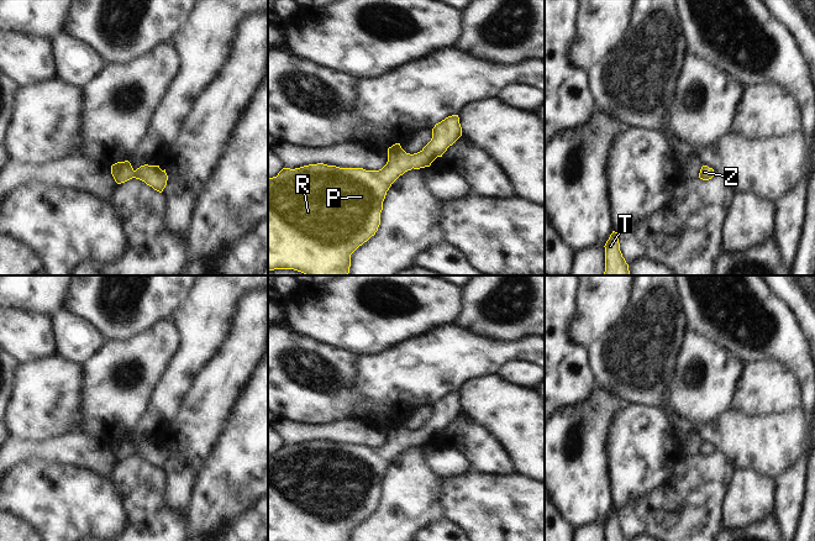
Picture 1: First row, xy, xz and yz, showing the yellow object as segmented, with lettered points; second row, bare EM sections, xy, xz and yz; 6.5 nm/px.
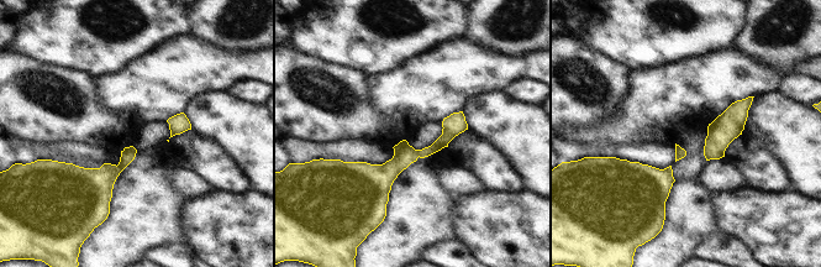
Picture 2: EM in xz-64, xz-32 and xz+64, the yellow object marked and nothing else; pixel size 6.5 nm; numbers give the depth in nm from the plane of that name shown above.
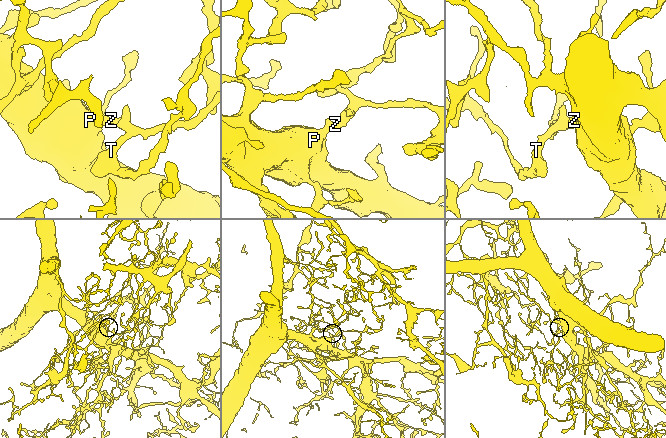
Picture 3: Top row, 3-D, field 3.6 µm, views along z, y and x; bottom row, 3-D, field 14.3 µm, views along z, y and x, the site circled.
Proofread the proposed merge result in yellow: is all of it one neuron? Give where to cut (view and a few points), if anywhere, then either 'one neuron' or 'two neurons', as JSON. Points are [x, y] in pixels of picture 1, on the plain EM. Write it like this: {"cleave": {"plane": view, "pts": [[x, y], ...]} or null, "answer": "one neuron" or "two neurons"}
{"cleave": null, "answer": "one neuron"}

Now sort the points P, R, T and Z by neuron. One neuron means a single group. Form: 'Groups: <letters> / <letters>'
Groups: P R T Z

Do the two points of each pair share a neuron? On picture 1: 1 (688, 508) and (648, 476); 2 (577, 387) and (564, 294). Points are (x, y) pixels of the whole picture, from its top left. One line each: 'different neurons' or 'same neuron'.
1: different neurons
2: same neuron

